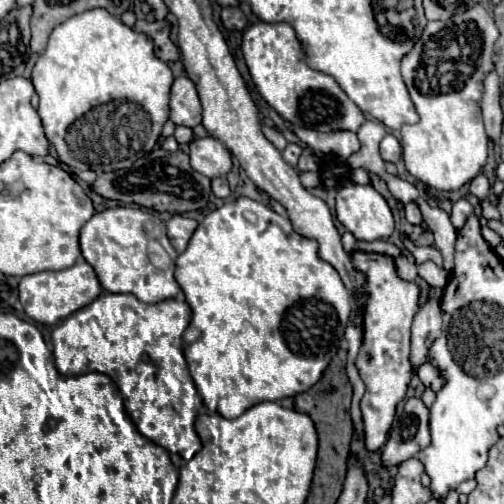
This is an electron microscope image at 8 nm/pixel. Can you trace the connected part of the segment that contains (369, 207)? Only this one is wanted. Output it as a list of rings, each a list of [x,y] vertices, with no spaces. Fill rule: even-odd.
[[[347,184],[337,190],[337,220],[353,232],[357,240],[389,238],[393,234],[393,214],[385,198],[373,186]]]

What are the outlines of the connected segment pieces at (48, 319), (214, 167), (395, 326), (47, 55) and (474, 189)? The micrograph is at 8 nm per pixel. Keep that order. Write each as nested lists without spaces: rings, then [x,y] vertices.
[[[77,262],[71,268],[57,270],[57,272],[37,272],[23,276],[19,280],[19,300],[23,304],[25,314],[39,322],[39,324],[57,324],[59,320],[67,318],[81,306],[87,306],[101,294],[101,284],[95,276],[95,270],[85,262]]]
[[[213,136],[191,140],[191,166],[207,178],[227,176],[231,170],[231,152]]]
[[[351,252],[355,268],[367,276],[367,304],[363,324],[363,344],[357,356],[357,368],[365,382],[365,394],[361,398],[361,414],[365,426],[367,450],[377,450],[385,444],[387,432],[395,418],[395,406],[403,400],[413,368],[409,364],[411,322],[419,312],[419,286],[415,282],[401,280],[395,270],[395,262],[385,254]]]
[[[103,8],[77,14],[51,32],[47,50],[33,66],[31,82],[39,96],[37,112],[45,136],[57,150],[59,160],[73,170],[109,172],[131,166],[155,148],[161,128],[169,120],[171,68],[153,54],[153,40],[147,34],[135,32]]]
[[[479,174],[471,184],[469,184],[469,192],[479,200],[479,204],[483,200],[489,200],[491,198],[491,186],[489,186],[489,180],[485,174]]]

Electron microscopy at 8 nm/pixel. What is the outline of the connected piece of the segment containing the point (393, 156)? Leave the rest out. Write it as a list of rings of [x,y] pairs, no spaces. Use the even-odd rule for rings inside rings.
[[[387,134],[381,140],[381,158],[385,162],[393,162],[393,164],[399,162],[399,158],[401,158],[401,144],[399,144],[399,140],[393,134]]]

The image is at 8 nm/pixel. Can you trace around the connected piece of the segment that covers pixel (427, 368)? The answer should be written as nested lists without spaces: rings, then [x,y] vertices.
[[[431,364],[421,366],[421,370],[417,372],[417,376],[419,376],[421,382],[423,382],[427,388],[431,388],[433,392],[439,392],[439,390],[443,388],[443,384],[445,384],[445,378],[443,378],[441,370],[439,370],[437,366],[431,366]]]

